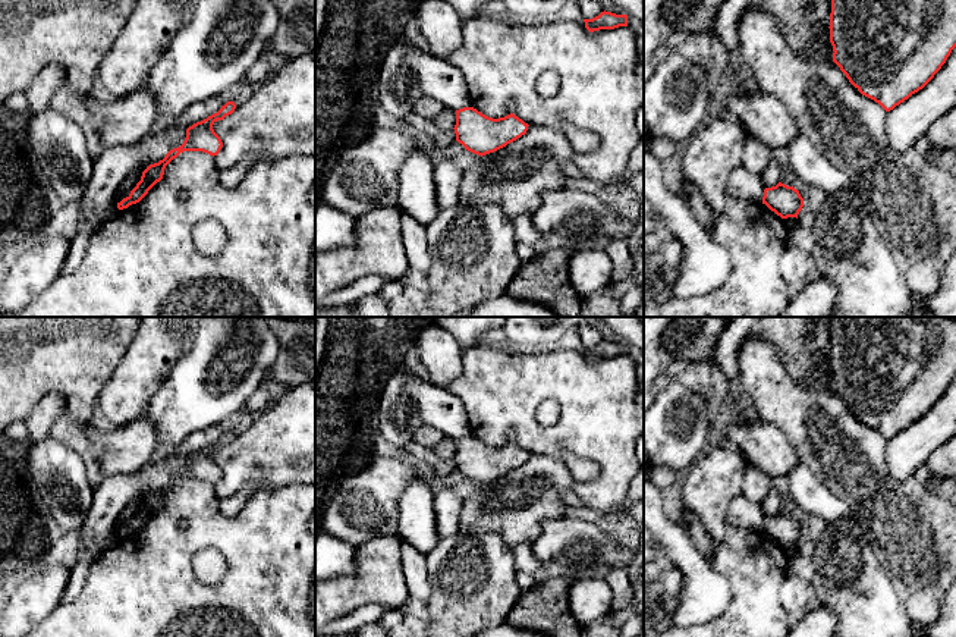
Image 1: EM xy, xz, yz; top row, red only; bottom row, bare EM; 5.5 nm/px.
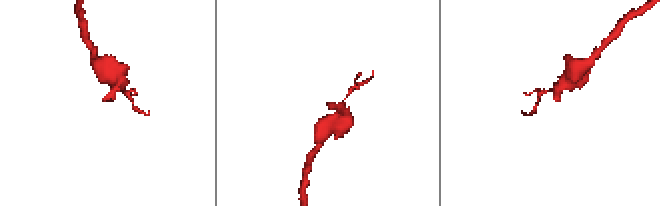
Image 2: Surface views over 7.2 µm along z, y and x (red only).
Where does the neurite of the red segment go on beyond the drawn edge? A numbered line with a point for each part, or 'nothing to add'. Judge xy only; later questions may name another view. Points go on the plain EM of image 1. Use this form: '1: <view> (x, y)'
nothing to add

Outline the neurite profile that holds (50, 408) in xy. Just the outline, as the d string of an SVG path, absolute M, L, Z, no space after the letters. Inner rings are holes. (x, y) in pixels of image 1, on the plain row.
M45 395L23 420L31 443L50 436L53 424L65 417L65 399L60 395Z

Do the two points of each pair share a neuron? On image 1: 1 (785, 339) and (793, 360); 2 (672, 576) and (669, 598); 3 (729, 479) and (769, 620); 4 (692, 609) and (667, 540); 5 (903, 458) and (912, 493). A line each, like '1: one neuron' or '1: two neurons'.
1: one neuron
2: one neuron
3: one neuron
4: one neuron
5: two neurons

